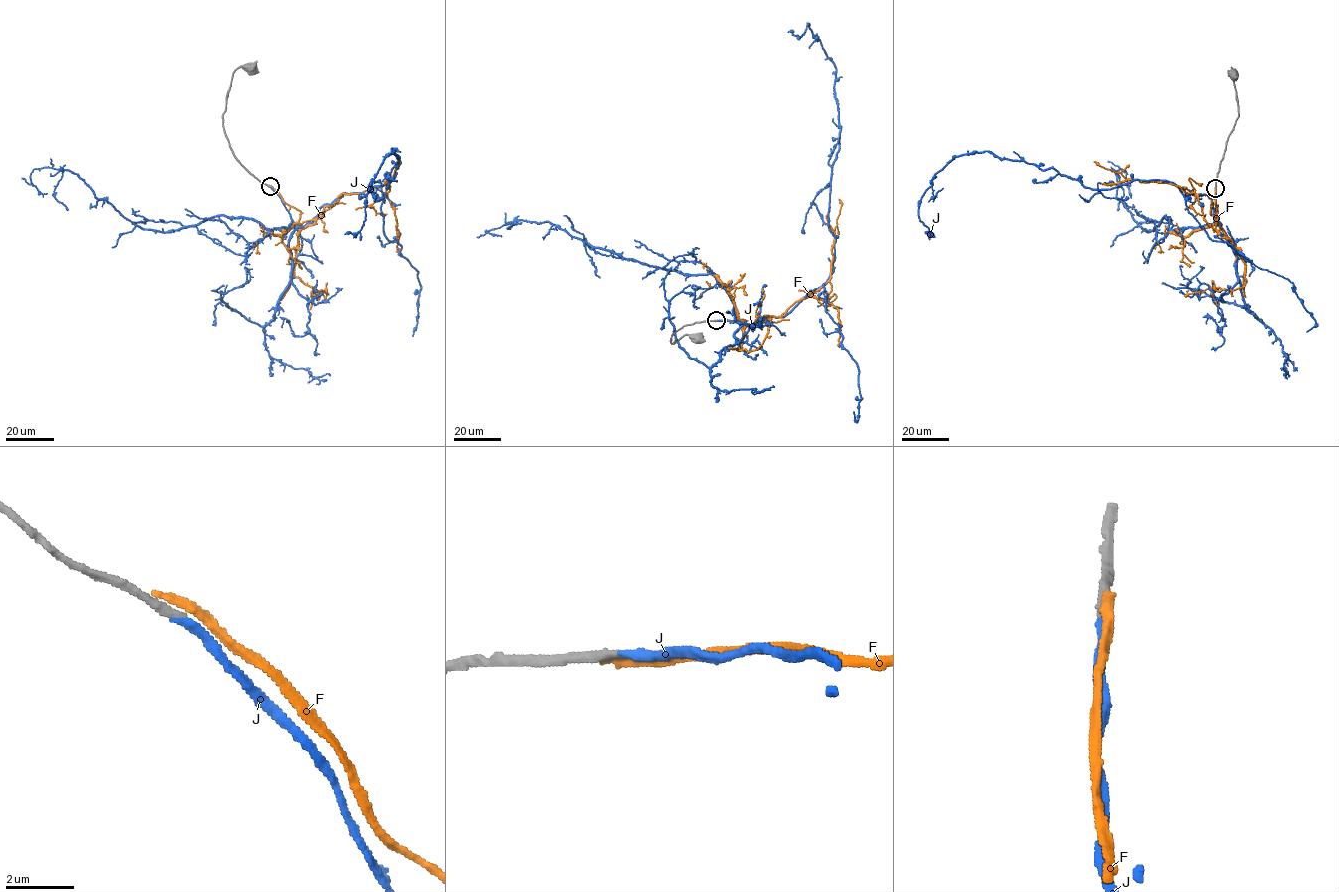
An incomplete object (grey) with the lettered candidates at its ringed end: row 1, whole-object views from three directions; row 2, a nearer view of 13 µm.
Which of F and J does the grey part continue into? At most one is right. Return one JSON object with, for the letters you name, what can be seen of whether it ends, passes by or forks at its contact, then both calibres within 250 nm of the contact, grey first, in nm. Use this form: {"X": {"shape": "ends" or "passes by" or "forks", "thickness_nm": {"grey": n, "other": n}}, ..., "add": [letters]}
{"J": {"shape": "ends", "thickness_nm": {"grey": 280, "other": 280}}, "add": ["J"]}

